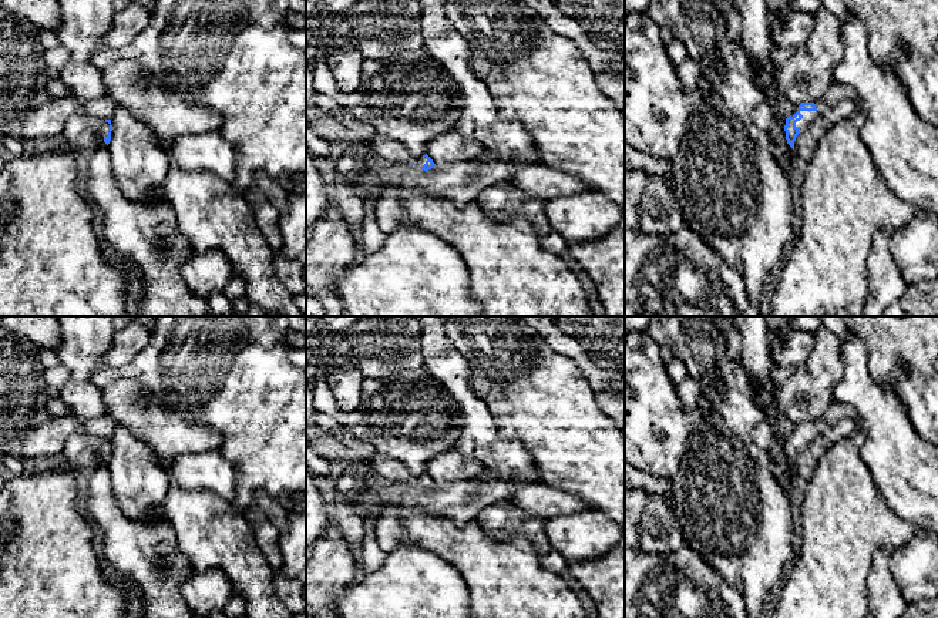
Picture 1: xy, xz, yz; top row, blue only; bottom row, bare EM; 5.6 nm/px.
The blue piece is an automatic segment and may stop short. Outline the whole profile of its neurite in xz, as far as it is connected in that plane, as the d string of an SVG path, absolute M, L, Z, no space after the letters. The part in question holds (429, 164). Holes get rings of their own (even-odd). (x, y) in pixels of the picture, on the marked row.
M364 128L362 132L359 132L359 135L369 140L380 164L411 164L424 171L428 171L436 165L427 154L420 158L414 158L406 145L370 128Z

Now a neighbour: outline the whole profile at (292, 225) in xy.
M306 171L290 178L293 189L288 192L289 208L280 215L279 231L282 235L280 255L302 266L306 265Z

